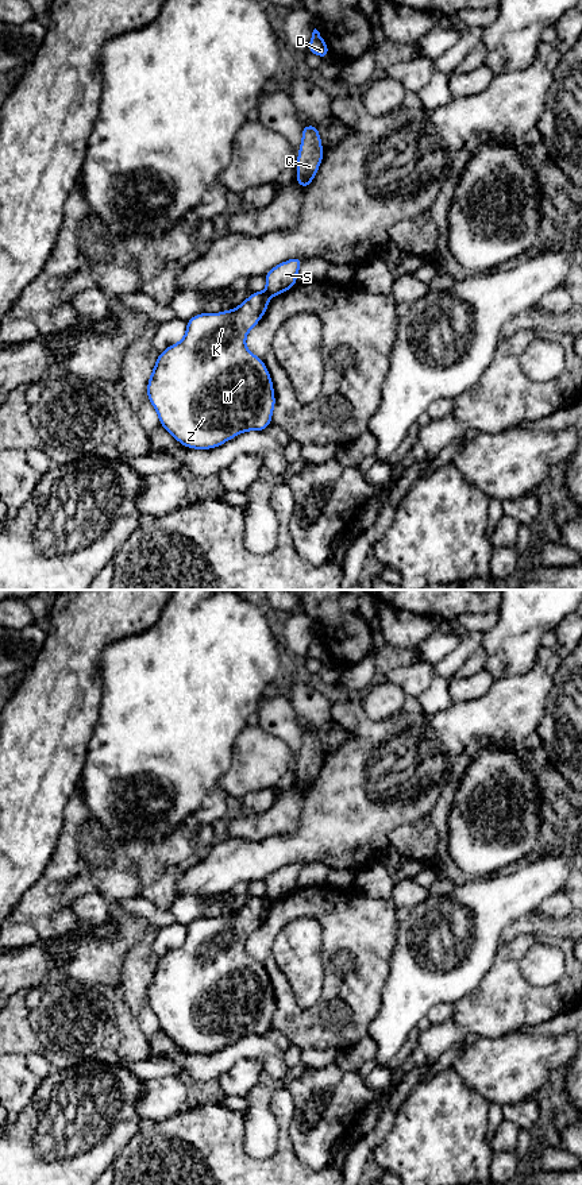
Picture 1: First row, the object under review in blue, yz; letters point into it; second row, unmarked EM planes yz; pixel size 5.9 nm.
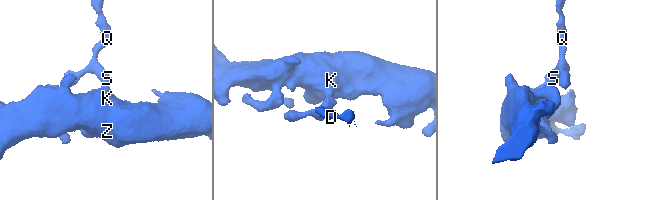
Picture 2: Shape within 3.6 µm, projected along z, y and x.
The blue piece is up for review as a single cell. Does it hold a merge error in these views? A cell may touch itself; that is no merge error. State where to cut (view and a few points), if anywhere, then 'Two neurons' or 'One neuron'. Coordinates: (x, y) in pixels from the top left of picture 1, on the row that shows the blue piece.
Split along yz (265, 290), (270, 297). Two neurons

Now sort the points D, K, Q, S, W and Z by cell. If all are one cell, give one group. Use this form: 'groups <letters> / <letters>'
groups D Q S / K W Z

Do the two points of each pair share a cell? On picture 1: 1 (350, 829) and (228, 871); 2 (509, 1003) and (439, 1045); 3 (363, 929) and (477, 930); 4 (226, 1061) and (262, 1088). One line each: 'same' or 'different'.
1: same
2: same
3: different
4: different

